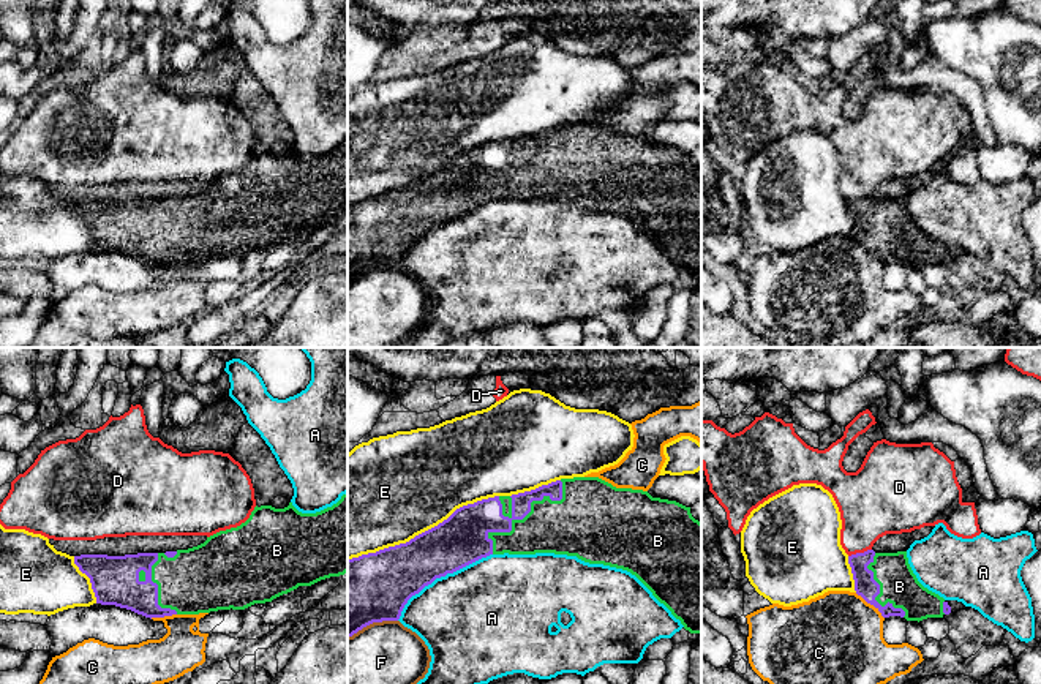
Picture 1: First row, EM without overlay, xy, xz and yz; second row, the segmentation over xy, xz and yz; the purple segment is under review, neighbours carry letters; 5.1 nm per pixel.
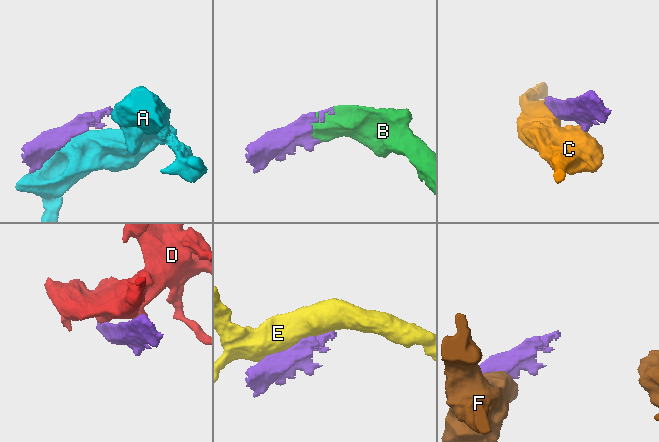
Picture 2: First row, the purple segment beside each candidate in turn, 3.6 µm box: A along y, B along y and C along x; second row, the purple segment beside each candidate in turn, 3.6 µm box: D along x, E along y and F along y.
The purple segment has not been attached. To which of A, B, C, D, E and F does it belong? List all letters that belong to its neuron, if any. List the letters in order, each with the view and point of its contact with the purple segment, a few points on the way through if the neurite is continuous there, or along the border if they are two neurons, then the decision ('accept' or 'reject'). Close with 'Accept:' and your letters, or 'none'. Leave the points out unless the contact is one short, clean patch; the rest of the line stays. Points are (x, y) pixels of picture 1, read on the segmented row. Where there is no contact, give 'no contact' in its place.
A: meets purple in xz at (439, 577); reject
B: meets purple in xz at (523, 517); accept
C: meets purple in yz at (871, 604); reject
D: meets purple in yz at (860, 553); reject
E: meets purple in xz at (422, 533); reject
F: meets purple in xz at (372, 623); border along xz (397, 620), (373, 621), (348, 637); reject
Accept: B

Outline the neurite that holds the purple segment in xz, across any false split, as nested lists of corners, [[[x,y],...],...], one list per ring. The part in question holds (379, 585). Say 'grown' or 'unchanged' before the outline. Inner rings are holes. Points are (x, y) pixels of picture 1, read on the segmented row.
grown | [[[599,477],[561,479],[536,490],[494,496],[457,509],[438,526],[406,543],[348,559],[348,637],[373,622],[398,621],[408,600],[436,578],[453,573],[490,554],[554,553],[577,556],[635,575],[652,596],[681,621],[686,630],[701,635],[701,523],[676,501],[652,498],[648,491],[616,488]]]

